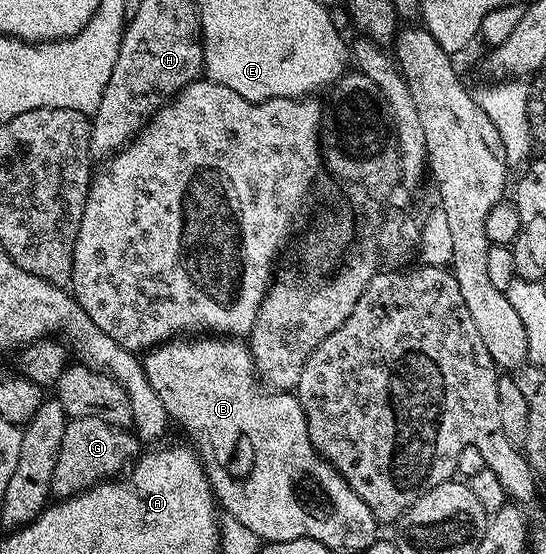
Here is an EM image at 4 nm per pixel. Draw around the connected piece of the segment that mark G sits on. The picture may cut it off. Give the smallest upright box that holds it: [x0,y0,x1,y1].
[51,416,140,500]

